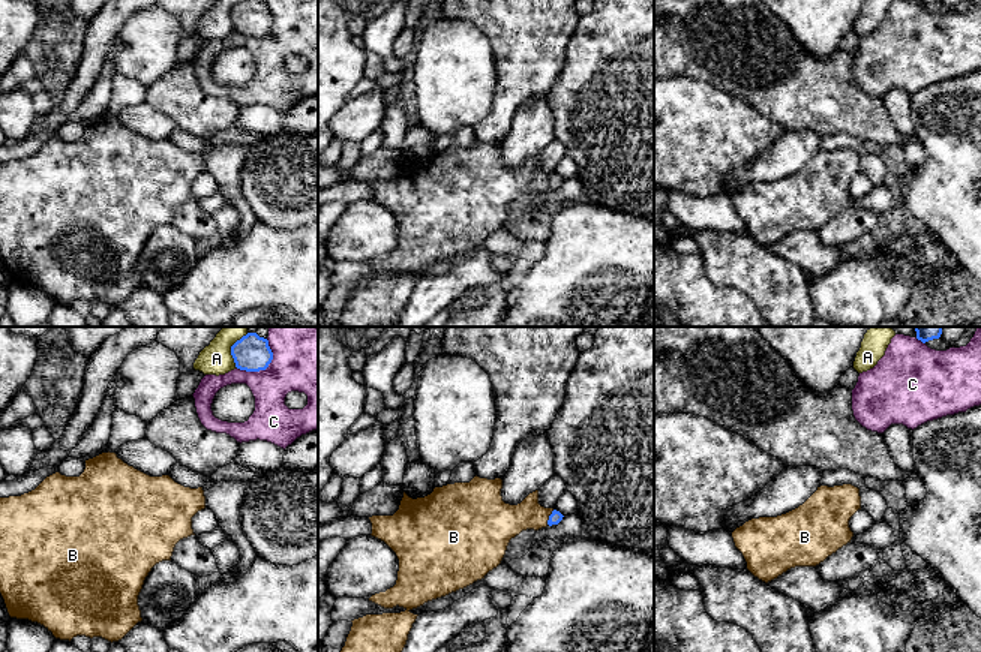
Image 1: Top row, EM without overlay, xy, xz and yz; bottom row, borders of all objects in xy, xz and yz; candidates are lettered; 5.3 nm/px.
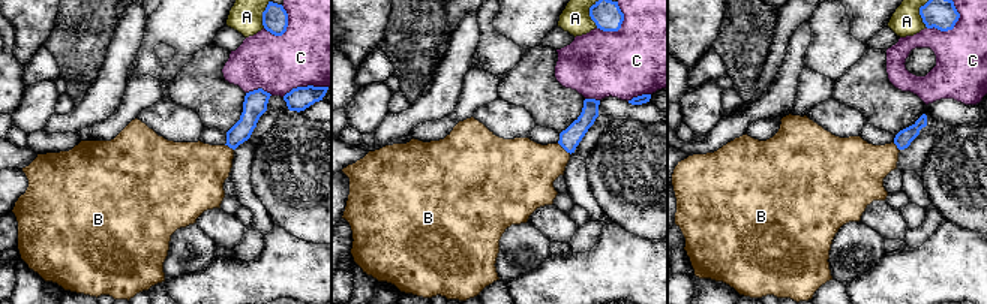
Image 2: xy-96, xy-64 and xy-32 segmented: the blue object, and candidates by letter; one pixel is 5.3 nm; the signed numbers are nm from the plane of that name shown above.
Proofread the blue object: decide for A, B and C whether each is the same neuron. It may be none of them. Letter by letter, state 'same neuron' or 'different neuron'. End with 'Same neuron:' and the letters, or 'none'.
A: different neuron
B: same neuron
C: different neuron
Same neuron: B

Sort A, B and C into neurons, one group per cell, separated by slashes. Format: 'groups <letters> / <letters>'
groups A / B / C

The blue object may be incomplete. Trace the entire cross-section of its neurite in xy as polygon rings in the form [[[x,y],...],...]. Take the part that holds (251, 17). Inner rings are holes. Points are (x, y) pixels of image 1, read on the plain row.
[[[243,0],[231,10],[236,31],[246,36],[266,34],[273,24],[268,4],[260,0]]]

